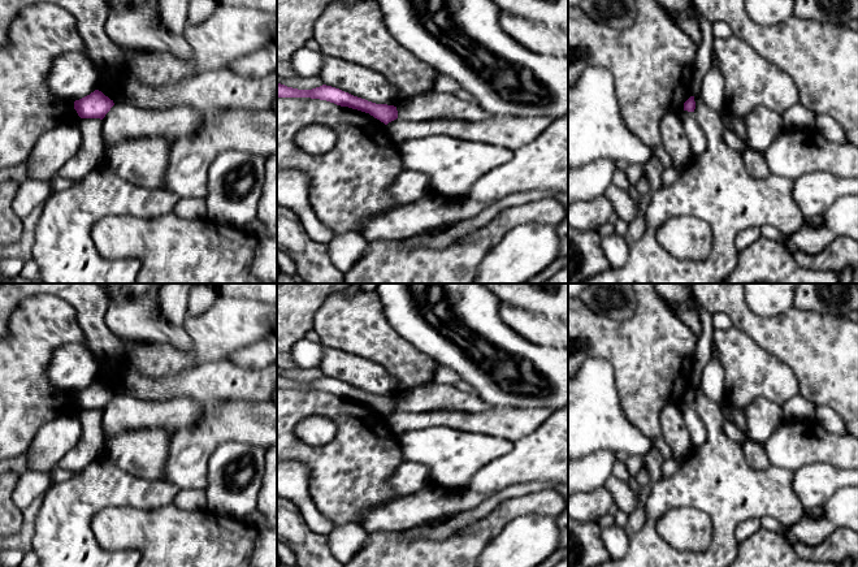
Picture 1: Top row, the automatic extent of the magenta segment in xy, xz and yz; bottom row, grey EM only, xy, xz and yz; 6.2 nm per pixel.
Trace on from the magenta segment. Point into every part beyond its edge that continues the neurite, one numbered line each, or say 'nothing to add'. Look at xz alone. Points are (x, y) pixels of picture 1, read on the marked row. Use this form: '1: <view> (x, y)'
nothing to add

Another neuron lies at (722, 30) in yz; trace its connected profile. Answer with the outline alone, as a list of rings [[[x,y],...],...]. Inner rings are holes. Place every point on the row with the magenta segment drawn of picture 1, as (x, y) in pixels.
[[[722,21],[711,23],[711,30],[715,38],[727,39],[732,35],[731,27]]]

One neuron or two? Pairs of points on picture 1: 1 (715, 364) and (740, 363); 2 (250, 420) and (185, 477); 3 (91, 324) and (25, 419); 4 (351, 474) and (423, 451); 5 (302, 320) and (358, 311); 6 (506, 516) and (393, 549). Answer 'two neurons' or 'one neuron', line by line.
1: two neurons
2: one neuron
3: two neurons
4: two neurons
5: two neurons
6: one neuron

